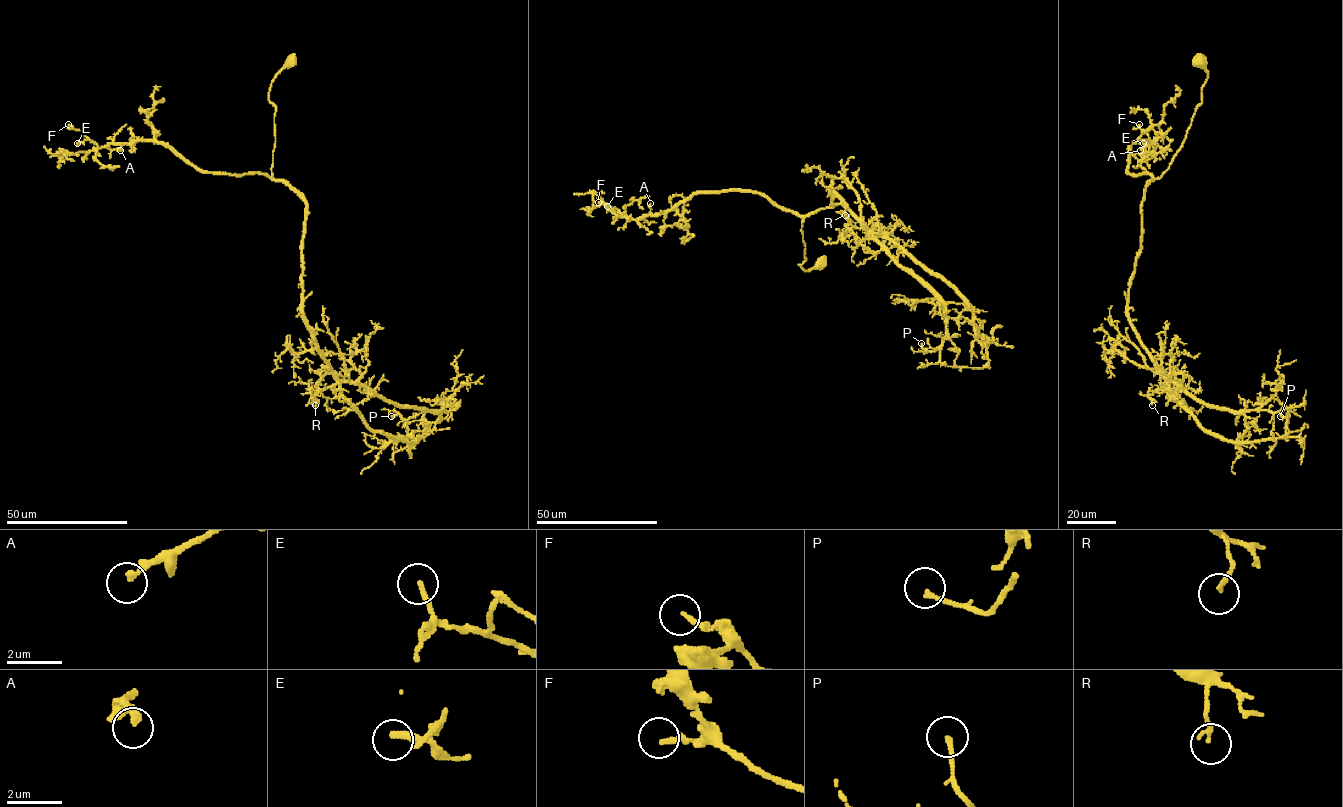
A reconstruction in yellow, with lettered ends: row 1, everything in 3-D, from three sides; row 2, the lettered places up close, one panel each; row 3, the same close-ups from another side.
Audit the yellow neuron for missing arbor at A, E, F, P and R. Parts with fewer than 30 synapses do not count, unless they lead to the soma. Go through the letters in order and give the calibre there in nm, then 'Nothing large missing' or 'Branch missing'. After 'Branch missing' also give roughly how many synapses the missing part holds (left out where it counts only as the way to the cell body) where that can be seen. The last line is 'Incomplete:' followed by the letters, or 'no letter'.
A: Thickness 260 nm. Branch missing. Roughly 35 synapses
E: Thickness 200 nm. Nothing large missing
F: Thickness 180 nm. Nothing large missing
P: Thickness 170 nm. Nothing large missing
R: Thickness 170 nm. Nothing large missing
Incomplete: A

